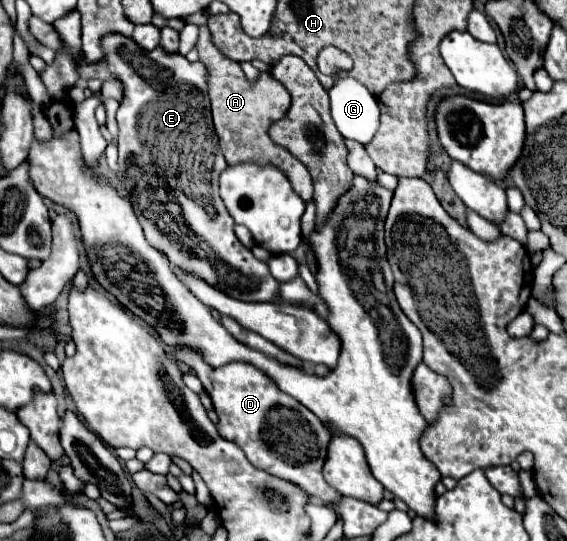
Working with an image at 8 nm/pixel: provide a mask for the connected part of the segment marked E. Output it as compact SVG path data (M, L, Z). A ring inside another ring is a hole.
M108 36L108 40L104 40L104 52L108 52L110 64L104 64L104 68L88 68L82 60L80 74L84 80L118 78L124 84L124 100L120 102L116 114L120 152L118 164L126 192L150 244L162 250L178 268L196 272L196 276L208 280L208 284L220 288L236 300L278 302L280 282L270 274L266 262L256 260L248 248L244 248L244 252L240 250L242 242L234 234L234 220L228 216L228 210L218 194L218 176L226 168L226 160L220 152L212 124L206 68L200 62L188 62L180 54L160 52L160 48L144 52L132 44L132 38L124 40L124 36Z

